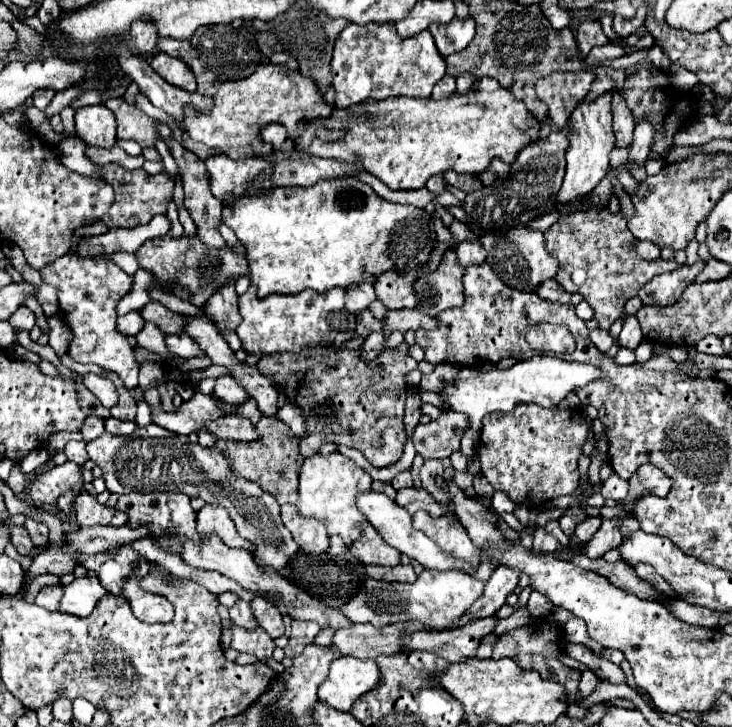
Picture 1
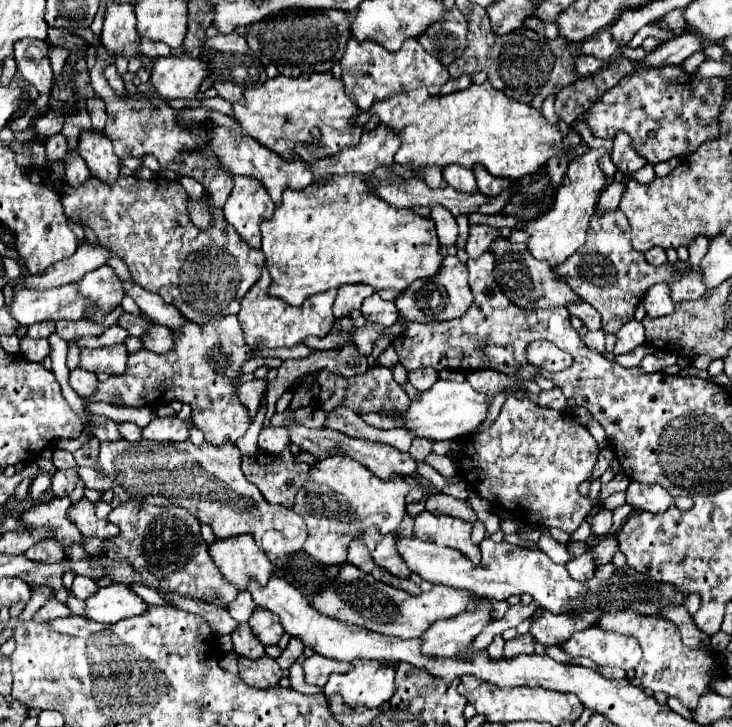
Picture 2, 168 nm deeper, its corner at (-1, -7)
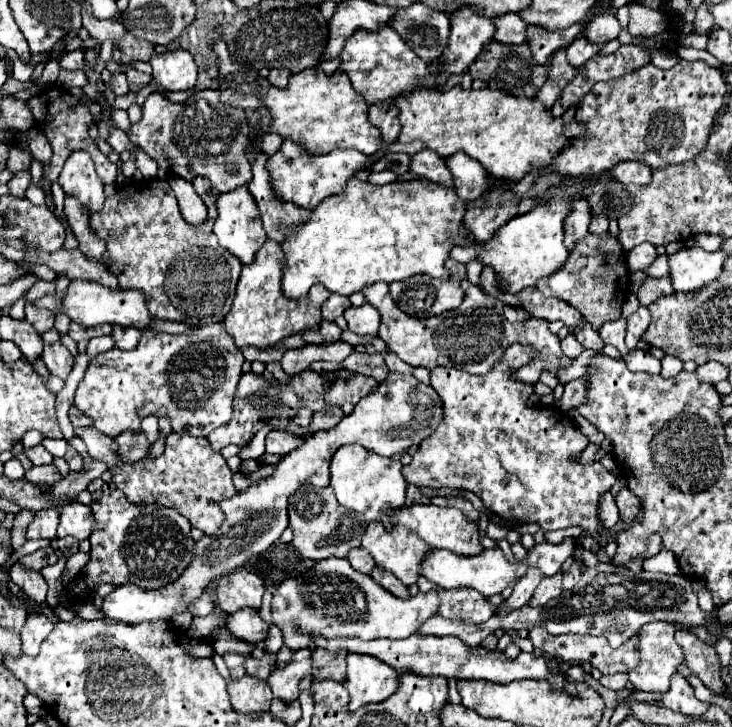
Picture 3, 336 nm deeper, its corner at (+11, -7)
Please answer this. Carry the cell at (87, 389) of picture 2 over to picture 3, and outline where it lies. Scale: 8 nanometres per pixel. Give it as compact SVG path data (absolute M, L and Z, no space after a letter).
M54 342L54 344L44 344L44 352L42 352L42 360L48 366L50 374L60 376L66 380L66 376L72 370L74 358L70 354L70 350L66 346L62 346L62 342Z

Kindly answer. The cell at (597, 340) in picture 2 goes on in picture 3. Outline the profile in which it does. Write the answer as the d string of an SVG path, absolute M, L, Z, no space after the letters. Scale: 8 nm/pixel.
M568 334L564 340L562 340L562 350L564 350L564 354L568 356L568 358L576 358L584 348L580 346L580 342L576 340L576 336L572 336L572 334Z

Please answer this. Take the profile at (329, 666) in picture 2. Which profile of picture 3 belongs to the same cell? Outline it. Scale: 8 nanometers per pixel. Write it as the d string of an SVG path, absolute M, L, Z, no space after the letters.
M302 660L302 662L290 662L286 664L286 668L274 668L272 676L268 676L268 686L274 692L274 698L290 704L294 700L298 700L300 690L298 684L304 676L308 676L312 672L312 662L310 660Z

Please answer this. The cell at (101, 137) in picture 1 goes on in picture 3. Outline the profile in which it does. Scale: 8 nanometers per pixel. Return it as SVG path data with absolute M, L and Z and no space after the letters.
M74 152L66 160L58 184L64 194L78 198L90 212L100 212L104 206L104 184L96 176L94 162L86 152Z

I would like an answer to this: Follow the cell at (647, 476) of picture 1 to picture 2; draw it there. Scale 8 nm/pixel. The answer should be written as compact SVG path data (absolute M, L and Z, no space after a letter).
M630 482L628 490L626 490L626 502L634 510L664 512L672 504L672 496L658 484L646 486L640 482Z

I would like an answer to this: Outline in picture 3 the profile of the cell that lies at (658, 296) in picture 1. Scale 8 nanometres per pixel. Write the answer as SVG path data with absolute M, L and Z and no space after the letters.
M640 306L638 312L634 312L630 318L628 318L628 334L626 334L626 344L628 348L636 348L636 344L640 342L642 334L646 332L650 324L650 312L646 306Z

